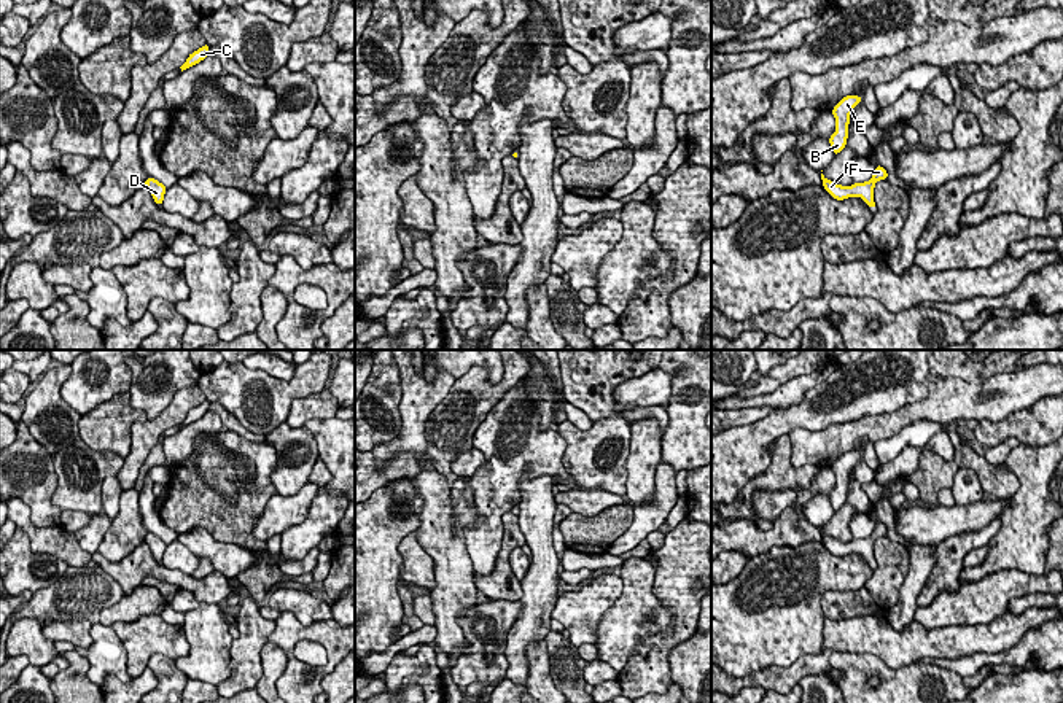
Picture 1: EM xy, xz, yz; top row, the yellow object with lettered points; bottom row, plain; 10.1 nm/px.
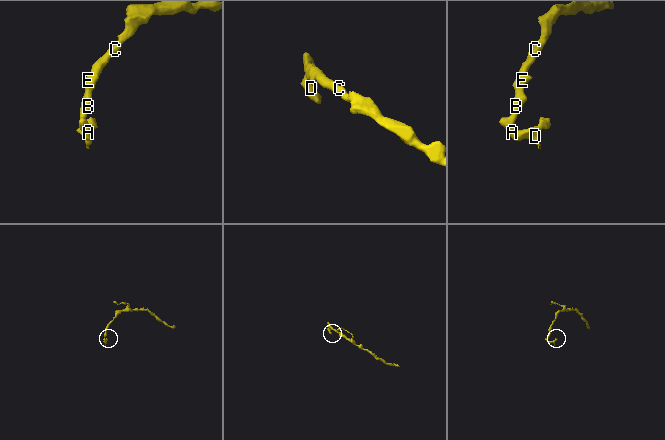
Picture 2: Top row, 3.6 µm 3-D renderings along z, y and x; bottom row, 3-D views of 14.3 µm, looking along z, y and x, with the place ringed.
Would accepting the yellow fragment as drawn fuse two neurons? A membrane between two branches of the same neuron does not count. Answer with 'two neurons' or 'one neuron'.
one neuron

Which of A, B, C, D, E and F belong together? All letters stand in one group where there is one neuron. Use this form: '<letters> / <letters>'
A B C D E F

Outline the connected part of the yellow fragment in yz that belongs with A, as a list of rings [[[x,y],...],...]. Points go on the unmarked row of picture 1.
[[[875,522],[875,528],[869,538],[853,539],[851,542],[837,541],[837,539],[827,536],[821,530],[823,544],[831,550],[832,555],[845,557],[845,555],[855,552],[855,553],[861,553],[866,558],[866,561],[869,561],[872,565],[877,565],[877,561],[874,558],[875,539],[880,536],[886,536],[886,534],[888,534],[888,528],[882,522]]]

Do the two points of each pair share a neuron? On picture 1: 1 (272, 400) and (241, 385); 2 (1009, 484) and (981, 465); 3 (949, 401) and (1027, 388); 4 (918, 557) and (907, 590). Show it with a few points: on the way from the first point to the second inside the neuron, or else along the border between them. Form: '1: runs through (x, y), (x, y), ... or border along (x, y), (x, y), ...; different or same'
1: runs through (264, 400), (256, 400), (249, 393); same
2: runs through (1003, 484), (987, 471); same
3: runs through (968, 401), (974, 406), (984, 406), (1008, 395); same
4: runs through (918, 565), (914, 582); same

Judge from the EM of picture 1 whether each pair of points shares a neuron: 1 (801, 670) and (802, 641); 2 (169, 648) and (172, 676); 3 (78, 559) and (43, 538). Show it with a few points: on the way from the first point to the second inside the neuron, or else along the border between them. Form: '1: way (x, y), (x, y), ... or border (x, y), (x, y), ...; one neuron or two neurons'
1: border (823, 649), (802, 654), (786, 667), (767, 667); two neurons
2: border (174, 660), (155, 654), (147, 667); two neurons
3: way (70, 551), (58, 541), (51, 541); one neuron

